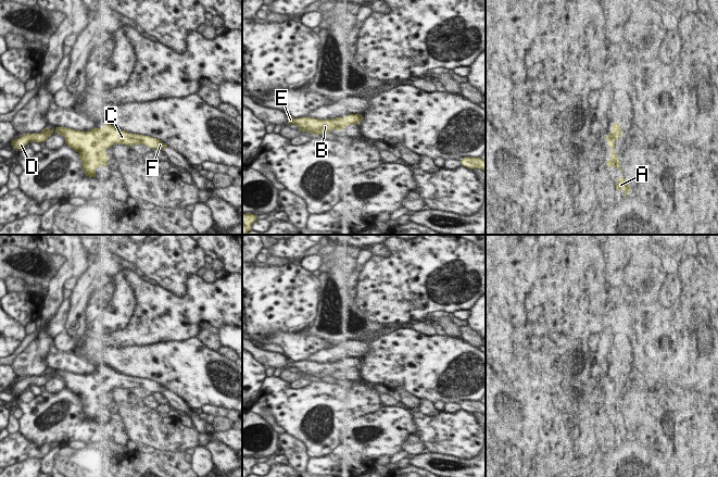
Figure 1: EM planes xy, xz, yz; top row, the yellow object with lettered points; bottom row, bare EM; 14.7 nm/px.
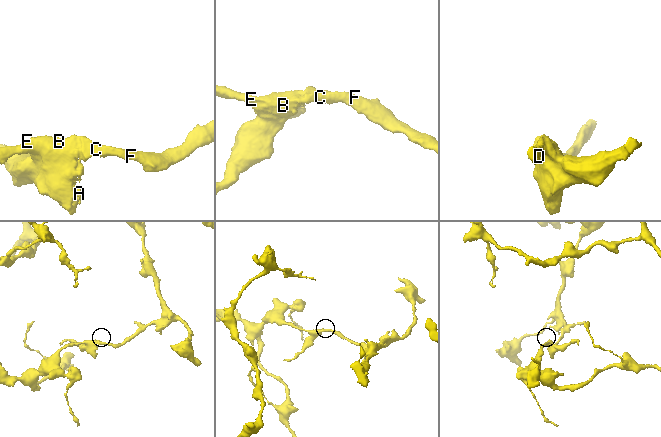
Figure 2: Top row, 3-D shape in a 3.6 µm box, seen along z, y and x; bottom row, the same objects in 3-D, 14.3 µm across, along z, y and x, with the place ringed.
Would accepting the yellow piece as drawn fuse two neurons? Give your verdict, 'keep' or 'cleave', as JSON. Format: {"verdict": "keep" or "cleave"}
{"verdict": "keep"}

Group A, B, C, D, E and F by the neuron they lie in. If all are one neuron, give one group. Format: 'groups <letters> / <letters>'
groups A B C D E F

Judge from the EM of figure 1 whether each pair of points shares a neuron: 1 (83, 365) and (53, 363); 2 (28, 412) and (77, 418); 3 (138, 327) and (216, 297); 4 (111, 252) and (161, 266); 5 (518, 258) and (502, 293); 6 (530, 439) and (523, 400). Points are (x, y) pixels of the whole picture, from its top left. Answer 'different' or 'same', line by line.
1: same
2: same
3: same
4: same
5: same
6: same

